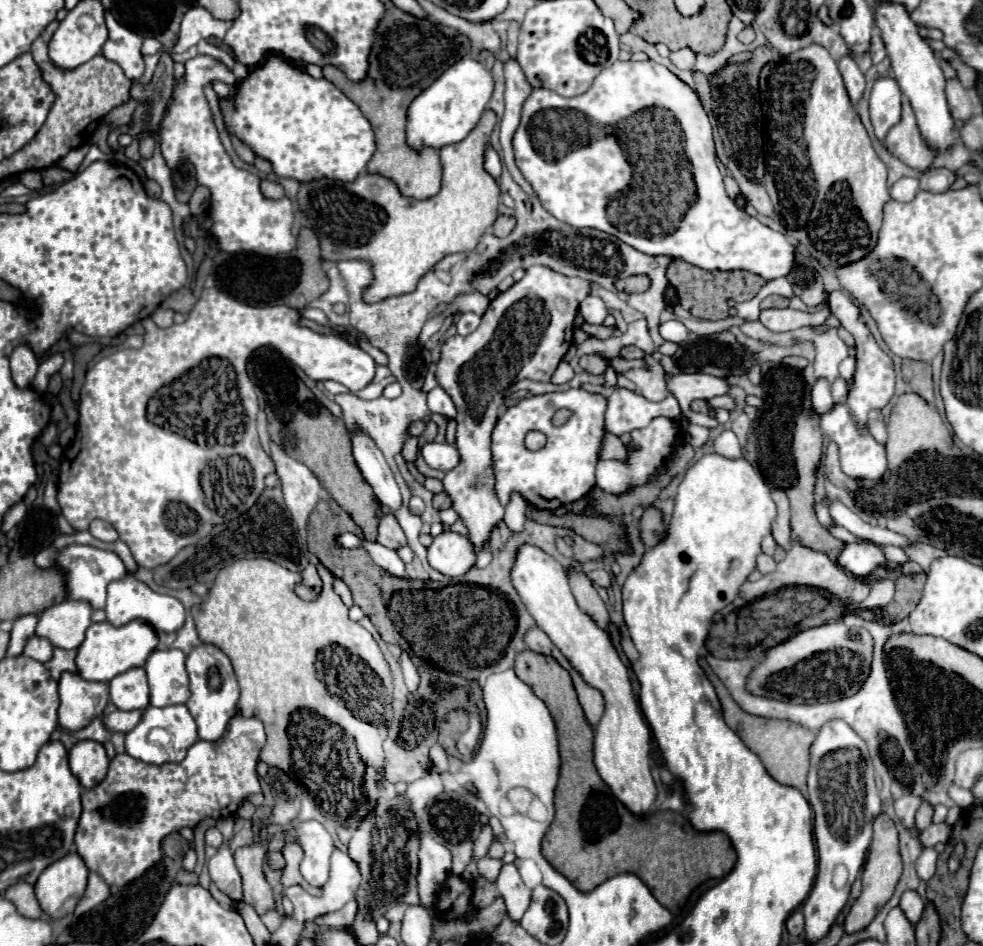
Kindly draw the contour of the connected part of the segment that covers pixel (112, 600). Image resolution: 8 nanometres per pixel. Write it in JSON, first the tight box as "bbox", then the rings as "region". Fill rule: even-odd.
{"bbox":[104,575,186,633],"region":[[[126,575],[126,577],[122,577],[118,581],[112,581],[108,585],[108,601],[106,601],[104,611],[106,611],[108,623],[112,623],[114,627],[120,627],[120,625],[126,625],[134,619],[140,619],[140,621],[148,623],[150,627],[154,627],[156,631],[162,631],[162,633],[178,631],[184,625],[184,619],[186,619],[184,607],[176,597],[152,591],[146,583],[138,581],[134,575]]]}

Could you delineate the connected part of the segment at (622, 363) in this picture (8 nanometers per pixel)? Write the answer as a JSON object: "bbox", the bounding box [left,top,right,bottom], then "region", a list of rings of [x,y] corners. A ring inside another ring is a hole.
{"bbox":[612,357,644,373],"region":[[[614,357],[612,359],[612,367],[616,369],[616,373],[622,373],[626,369],[632,369],[632,367],[642,367],[644,361],[628,361],[628,359],[622,359],[622,357]]]}

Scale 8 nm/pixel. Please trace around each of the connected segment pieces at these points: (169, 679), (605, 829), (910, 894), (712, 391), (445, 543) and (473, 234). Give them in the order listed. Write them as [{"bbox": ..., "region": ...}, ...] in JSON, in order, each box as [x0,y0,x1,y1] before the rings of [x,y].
[{"bbox":[144,649,190,707],"region":[[[180,649],[154,651],[144,669],[150,685],[150,703],[154,707],[168,707],[186,703],[190,699],[188,673],[184,667],[186,655]]]},{"bbox":[514,649,736,915],"region":[[[524,649],[516,655],[514,671],[548,705],[558,731],[562,765],[554,801],[556,819],[542,839],[542,855],[558,873],[580,891],[592,891],[608,877],[634,873],[670,913],[680,915],[696,887],[708,879],[722,879],[732,871],[736,851],[726,833],[696,831],[686,815],[678,811],[654,809],[640,817],[614,799],[594,767],[594,729],[584,715],[570,673],[552,655]]]},{"bbox":[900,891,924,925],"region":[[[904,891],[902,899],[900,899],[900,909],[904,909],[904,915],[908,917],[908,921],[912,921],[912,925],[916,925],[924,911],[924,899],[920,897],[918,891]]]},{"bbox":[664,373,728,427],"region":[[[680,373],[680,375],[666,375],[664,377],[666,389],[668,393],[672,393],[676,397],[676,401],[682,407],[683,415],[691,424],[714,427],[717,422],[715,418],[708,414],[693,412],[690,403],[694,399],[712,399],[716,395],[724,395],[728,391],[728,383],[726,379],[720,377],[712,377],[712,375],[704,375],[704,373]]]},{"bbox":[428,529,476,575],"region":[[[446,529],[428,547],[428,563],[444,575],[464,575],[476,565],[476,549],[466,535]]]},{"bbox":[298,111,500,303],"region":[[[484,111],[476,127],[468,133],[468,137],[456,145],[446,145],[440,149],[442,163],[442,189],[436,197],[428,201],[412,201],[408,197],[400,197],[400,191],[392,181],[380,175],[358,175],[350,183],[332,181],[332,179],[316,179],[308,183],[300,183],[298,189],[298,209],[306,213],[312,223],[312,229],[320,241],[320,257],[324,261],[340,263],[340,261],[366,261],[372,267],[372,283],[362,291],[362,299],[366,303],[376,303],[388,297],[398,297],[412,293],[418,281],[446,255],[466,253],[476,247],[484,231],[498,217],[500,189],[492,175],[484,169],[484,149],[488,145],[490,133],[496,125],[494,111]]]}]

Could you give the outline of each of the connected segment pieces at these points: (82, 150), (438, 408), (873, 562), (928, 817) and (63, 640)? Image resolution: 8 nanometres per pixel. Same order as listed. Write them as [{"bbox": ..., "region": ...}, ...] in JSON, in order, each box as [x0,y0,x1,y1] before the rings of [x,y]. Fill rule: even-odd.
[{"bbox":[58,145,88,173],"region":[[[88,145],[76,147],[76,149],[72,149],[64,159],[60,159],[60,161],[58,161],[58,165],[60,165],[62,169],[68,169],[68,171],[76,173],[76,171],[78,171],[78,167],[82,165],[82,161],[84,161],[86,153],[88,153]]]},{"bbox":[428,385,456,415],"region":[[[440,385],[428,393],[428,409],[432,413],[440,413],[440,415],[456,415],[456,407],[454,407],[450,395]]]},{"bbox":[838,543,886,577],"region":[[[846,543],[838,563],[856,577],[868,577],[876,567],[886,565],[886,557],[874,543]]]},{"bbox":[916,803,934,829],"region":[[[922,803],[922,807],[916,813],[916,827],[918,829],[926,829],[932,823],[932,813],[934,813],[932,805],[930,803]]]},{"bbox":[36,601,92,649],"region":[[[62,601],[48,607],[36,625],[36,637],[48,639],[60,649],[78,649],[84,641],[84,633],[90,627],[92,607],[84,601]]]}]

